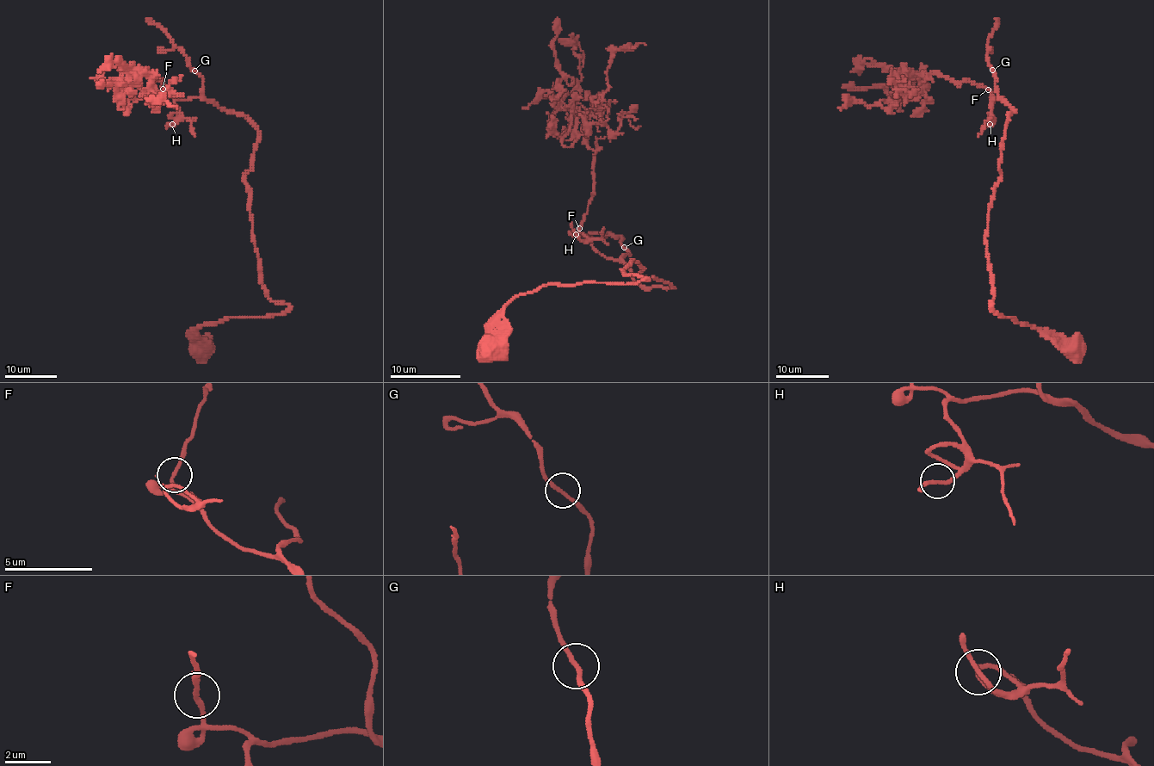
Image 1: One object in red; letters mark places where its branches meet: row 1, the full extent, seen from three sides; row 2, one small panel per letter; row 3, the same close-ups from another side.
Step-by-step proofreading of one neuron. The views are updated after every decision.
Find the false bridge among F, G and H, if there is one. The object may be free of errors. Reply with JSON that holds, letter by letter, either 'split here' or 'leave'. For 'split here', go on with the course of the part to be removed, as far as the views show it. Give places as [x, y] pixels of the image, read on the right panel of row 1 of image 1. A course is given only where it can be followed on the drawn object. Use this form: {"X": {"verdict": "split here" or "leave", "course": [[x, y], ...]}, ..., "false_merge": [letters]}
{"F": {"verdict": "leave"}, "G": {"verdict": "leave"}, "H": {"verdict": "leave"}, "false_merge": []}

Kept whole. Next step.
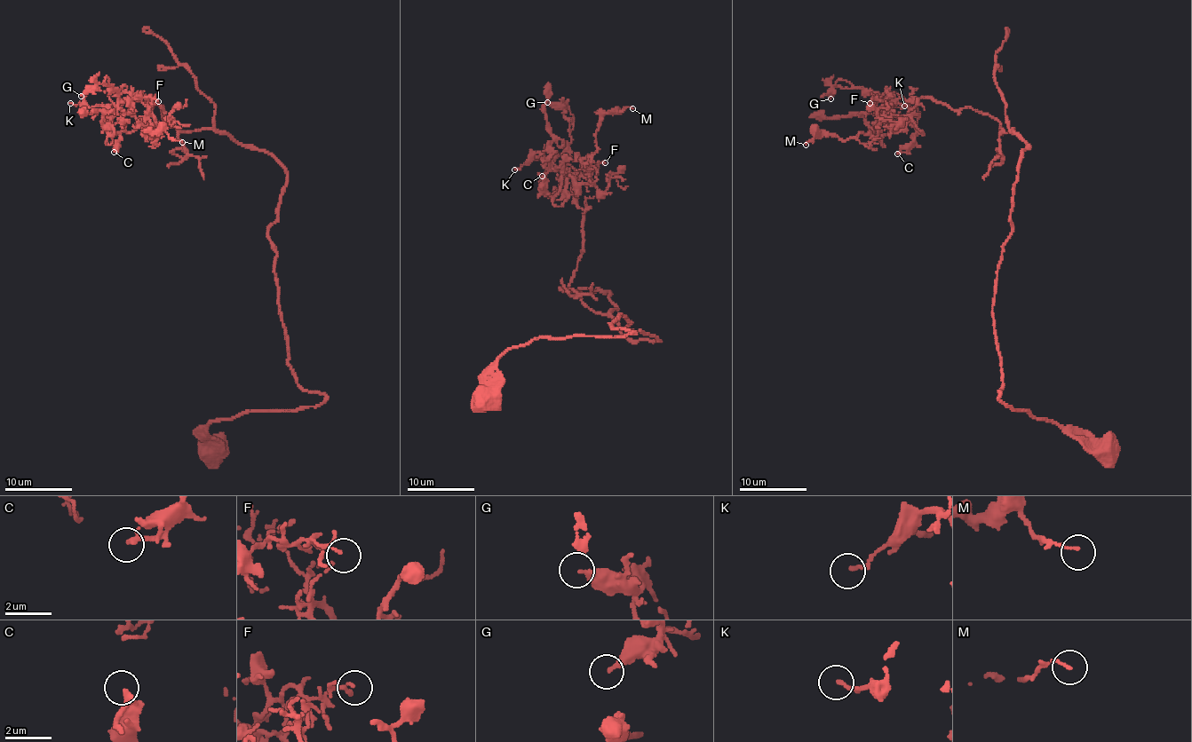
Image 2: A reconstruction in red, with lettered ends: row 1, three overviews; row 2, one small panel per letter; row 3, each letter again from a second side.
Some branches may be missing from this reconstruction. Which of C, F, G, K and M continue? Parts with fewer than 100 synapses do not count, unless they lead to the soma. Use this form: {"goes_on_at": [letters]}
{"goes_on_at": []}

